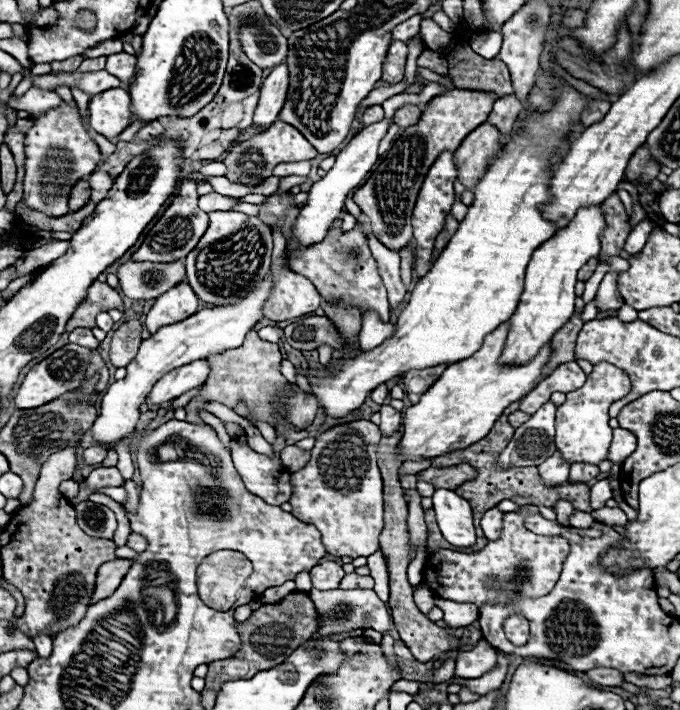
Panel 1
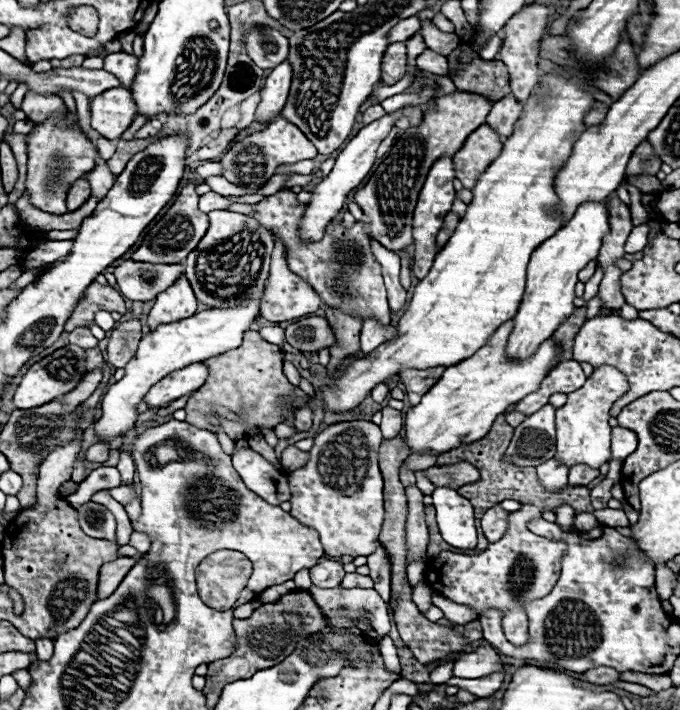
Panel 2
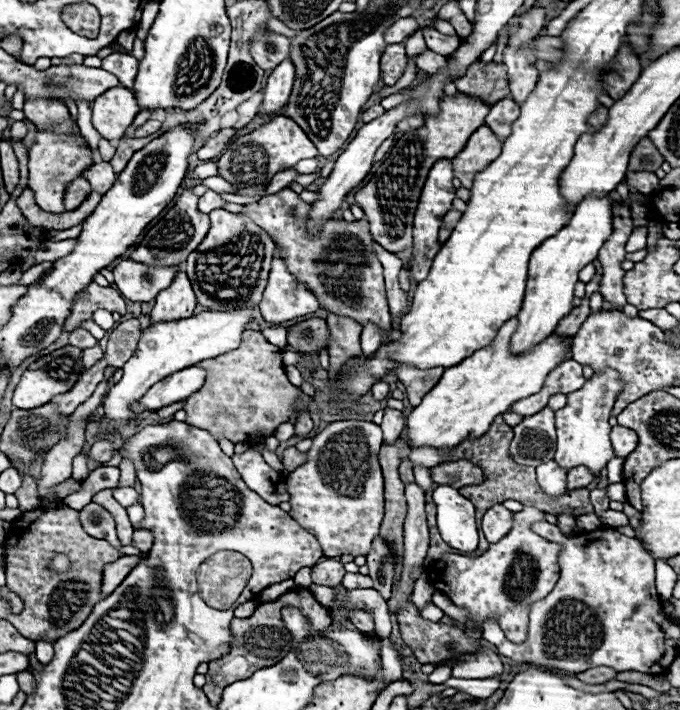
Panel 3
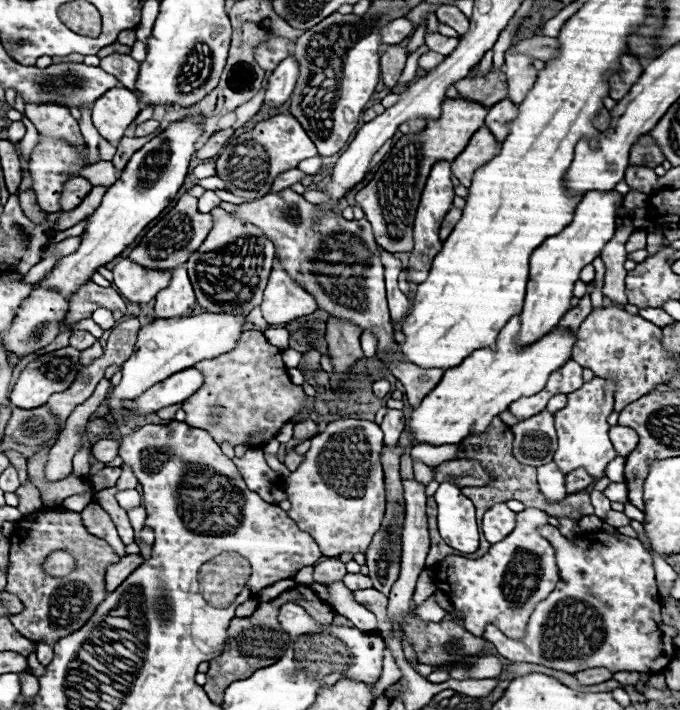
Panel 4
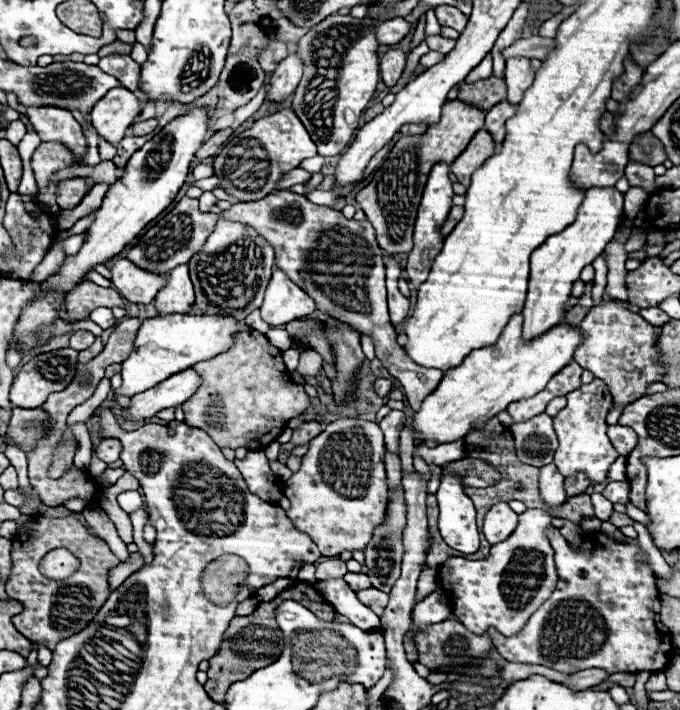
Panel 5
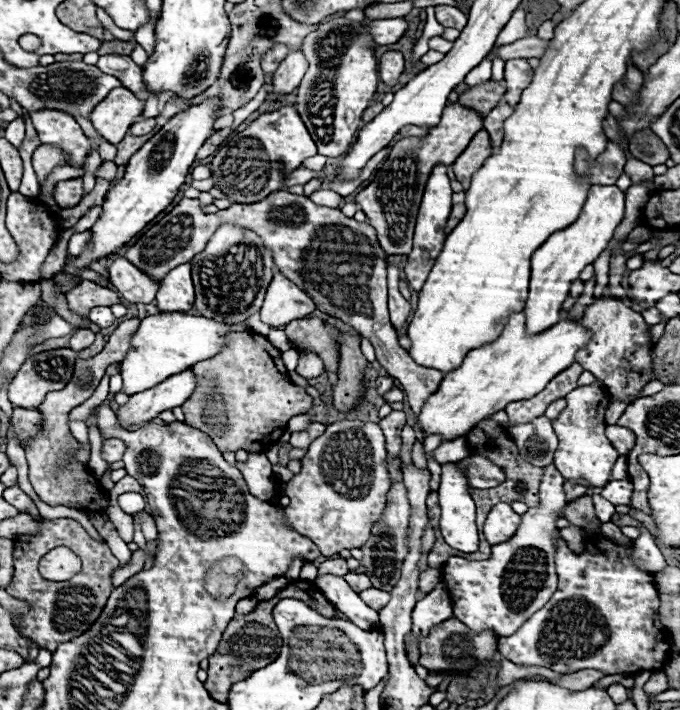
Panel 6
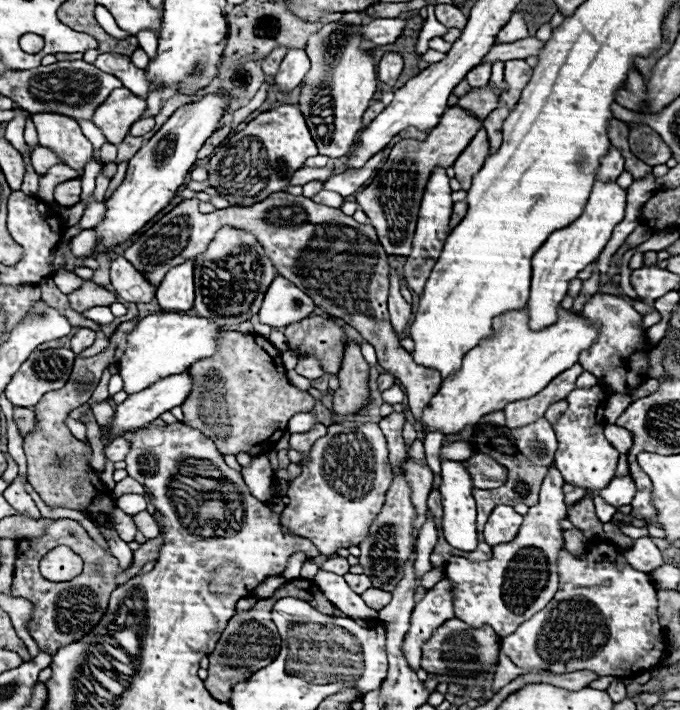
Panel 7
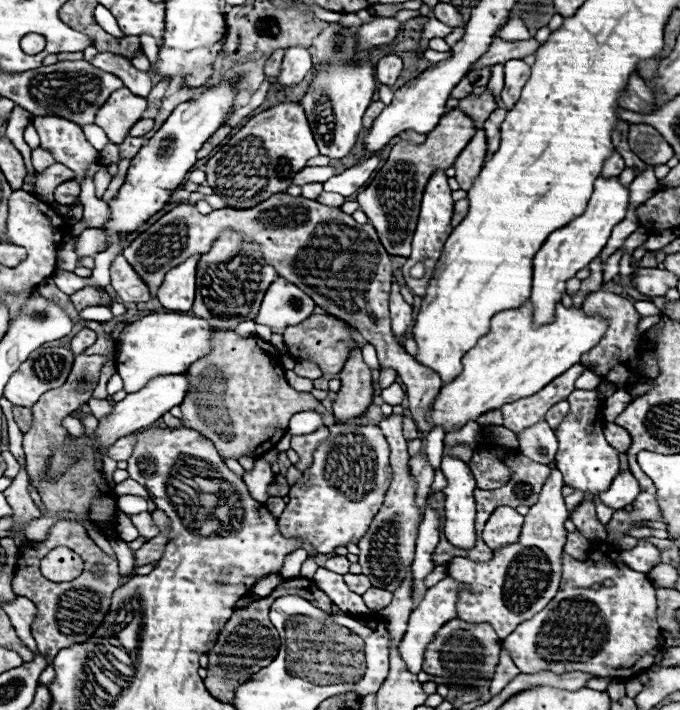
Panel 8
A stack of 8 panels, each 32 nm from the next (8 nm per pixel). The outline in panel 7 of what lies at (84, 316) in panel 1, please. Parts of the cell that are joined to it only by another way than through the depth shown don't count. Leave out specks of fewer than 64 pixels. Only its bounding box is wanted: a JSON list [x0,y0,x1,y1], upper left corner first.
[68,282,116,312]

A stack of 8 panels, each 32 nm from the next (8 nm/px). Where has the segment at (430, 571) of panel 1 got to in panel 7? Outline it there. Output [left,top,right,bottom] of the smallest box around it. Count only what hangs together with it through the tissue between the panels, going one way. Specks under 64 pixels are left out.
[446,466,566,638]

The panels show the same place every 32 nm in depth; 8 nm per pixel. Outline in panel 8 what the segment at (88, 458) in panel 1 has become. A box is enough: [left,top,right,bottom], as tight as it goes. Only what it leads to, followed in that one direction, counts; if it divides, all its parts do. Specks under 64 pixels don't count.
[108,434,138,460]

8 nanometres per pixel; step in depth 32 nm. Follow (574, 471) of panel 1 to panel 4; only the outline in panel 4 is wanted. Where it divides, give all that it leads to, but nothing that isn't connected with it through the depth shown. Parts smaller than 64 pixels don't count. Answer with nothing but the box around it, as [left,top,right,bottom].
[566,470,594,494]

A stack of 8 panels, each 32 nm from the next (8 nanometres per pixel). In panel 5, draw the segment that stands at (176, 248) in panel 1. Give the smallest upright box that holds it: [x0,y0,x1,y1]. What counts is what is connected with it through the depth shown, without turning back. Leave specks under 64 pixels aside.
[126,196,220,274]

